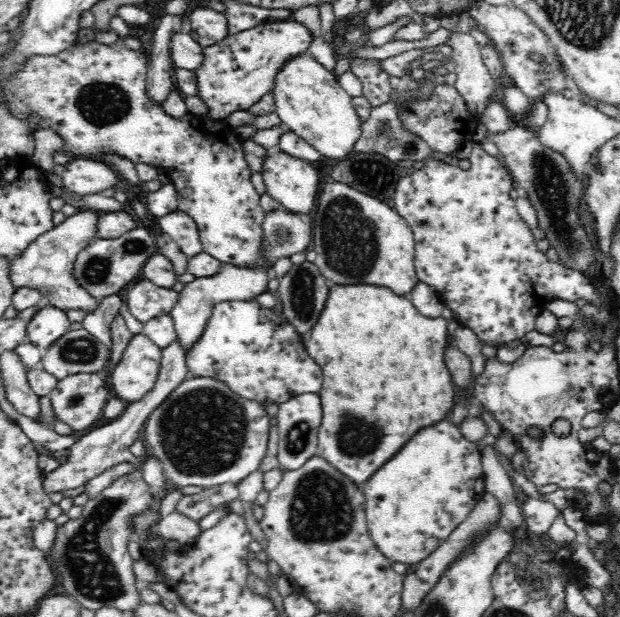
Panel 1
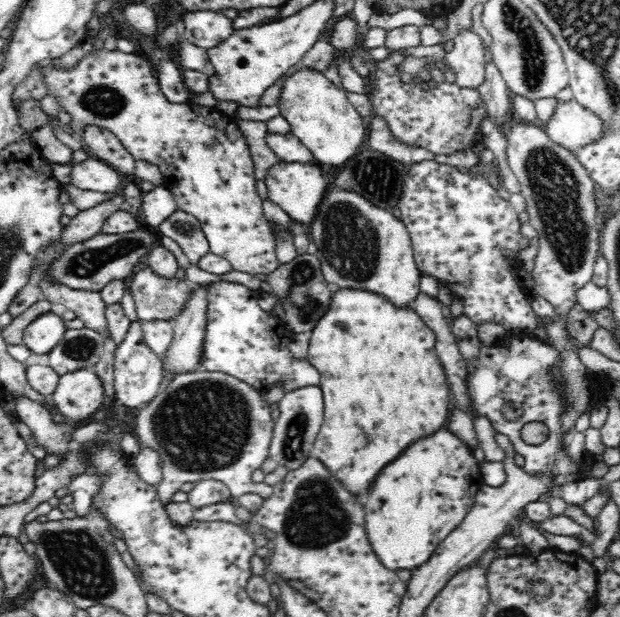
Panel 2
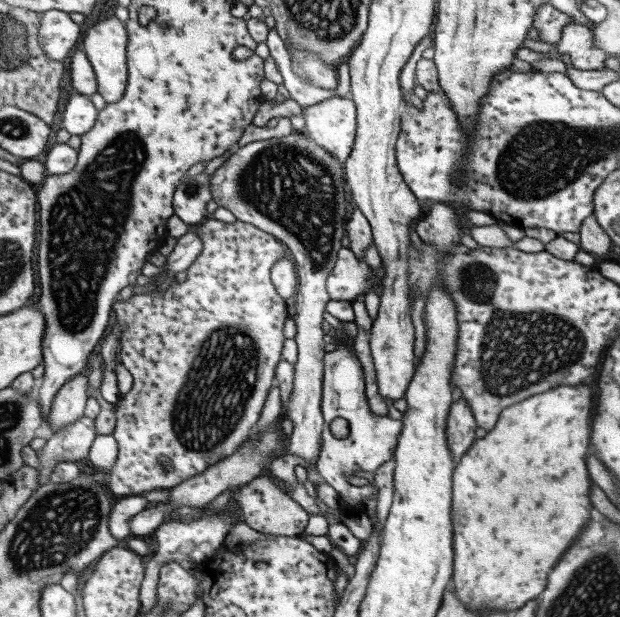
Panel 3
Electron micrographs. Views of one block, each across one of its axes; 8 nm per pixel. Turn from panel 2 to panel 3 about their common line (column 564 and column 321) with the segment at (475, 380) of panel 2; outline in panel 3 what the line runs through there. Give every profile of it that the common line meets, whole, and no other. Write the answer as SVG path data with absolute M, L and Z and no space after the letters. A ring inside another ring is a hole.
M332 333L335 349L324 353L324 374L320 409L323 417L320 436L322 443L314 462L313 471L322 481L329 484L339 495L342 507L361 511L363 502L369 496L377 495L377 488L370 485L354 486L347 482L347 474L359 472L369 476L380 464L391 458L402 424L385 416L375 416L368 407L365 398L363 371L359 359L351 353L351 345L340 335ZM333 418L343 418L348 424L348 434L337 439L329 432L329 422Z

